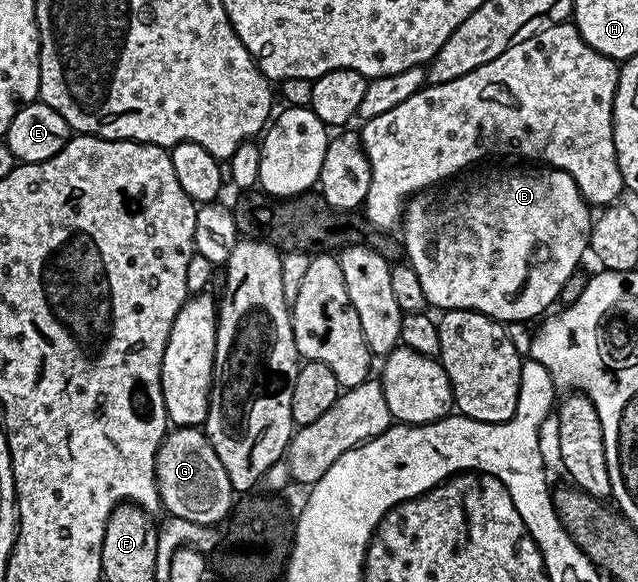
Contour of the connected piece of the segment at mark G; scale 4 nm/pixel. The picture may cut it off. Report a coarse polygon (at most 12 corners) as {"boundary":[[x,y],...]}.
{"boundary":[[167,430],[156,457],[163,510],[217,526],[233,487],[205,430]]}

